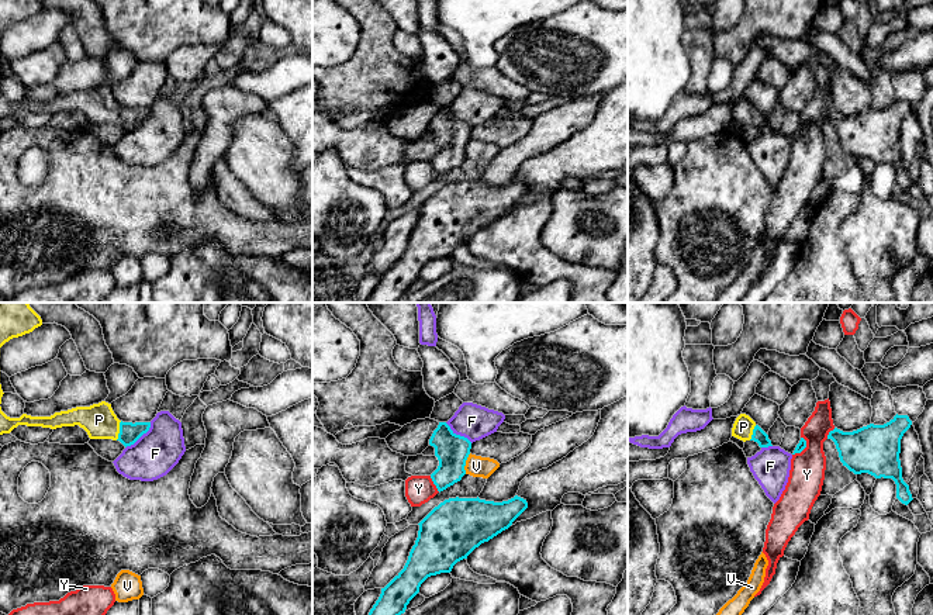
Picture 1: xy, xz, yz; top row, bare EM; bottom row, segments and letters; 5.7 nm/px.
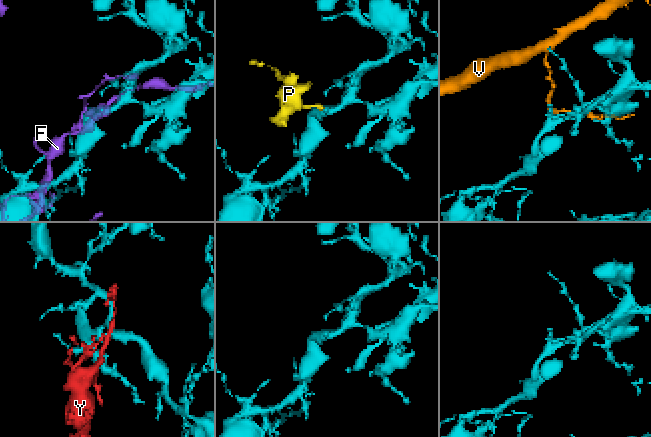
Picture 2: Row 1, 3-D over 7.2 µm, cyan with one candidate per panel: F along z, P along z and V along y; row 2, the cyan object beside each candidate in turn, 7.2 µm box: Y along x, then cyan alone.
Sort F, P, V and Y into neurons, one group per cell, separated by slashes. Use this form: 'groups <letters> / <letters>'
groups F / P / V / Y

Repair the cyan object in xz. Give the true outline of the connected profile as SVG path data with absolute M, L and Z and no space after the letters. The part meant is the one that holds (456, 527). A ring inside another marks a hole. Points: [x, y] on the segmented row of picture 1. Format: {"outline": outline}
{"outline": "M515 495L502 502L477 498L449 498L435 507L418 525L418 538L404 569L384 587L369 615L401 615L419 592L421 584L431 576L450 573L453 566L481 543L488 542L528 508L526 500Z"}

